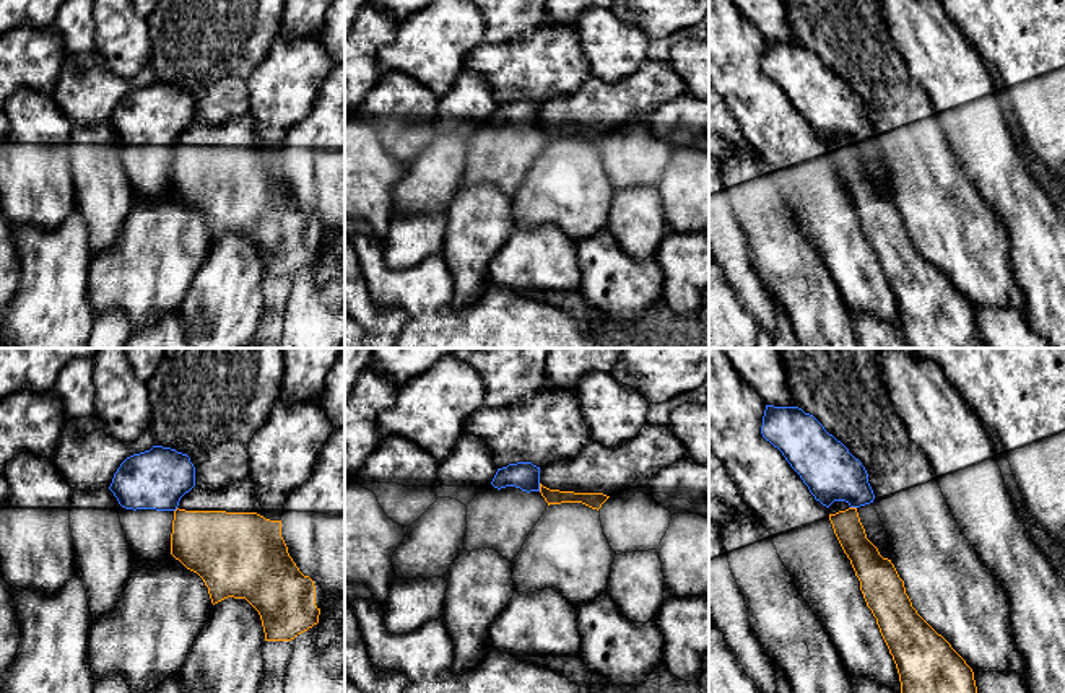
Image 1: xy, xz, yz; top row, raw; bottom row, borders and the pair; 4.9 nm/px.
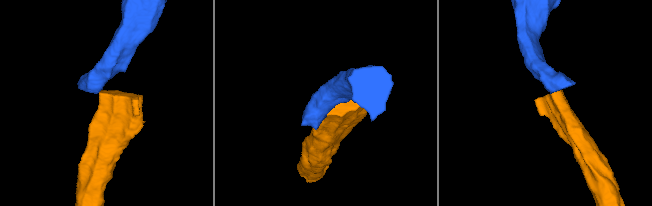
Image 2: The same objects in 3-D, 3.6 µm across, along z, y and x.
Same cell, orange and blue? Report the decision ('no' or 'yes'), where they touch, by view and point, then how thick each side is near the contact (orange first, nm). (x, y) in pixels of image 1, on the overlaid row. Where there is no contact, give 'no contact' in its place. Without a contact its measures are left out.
no | xz (540, 487) | 80/140 nm

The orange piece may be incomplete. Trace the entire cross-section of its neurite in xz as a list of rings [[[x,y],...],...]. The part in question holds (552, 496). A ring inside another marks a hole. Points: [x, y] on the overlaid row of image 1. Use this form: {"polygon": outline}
{"polygon": [[[647,425],[629,441],[606,447],[589,441],[577,455],[567,460],[550,462],[540,469],[540,493],[550,504],[582,503],[592,509],[618,491],[649,488],[649,482],[665,467],[686,459],[686,447],[668,426]]]}

